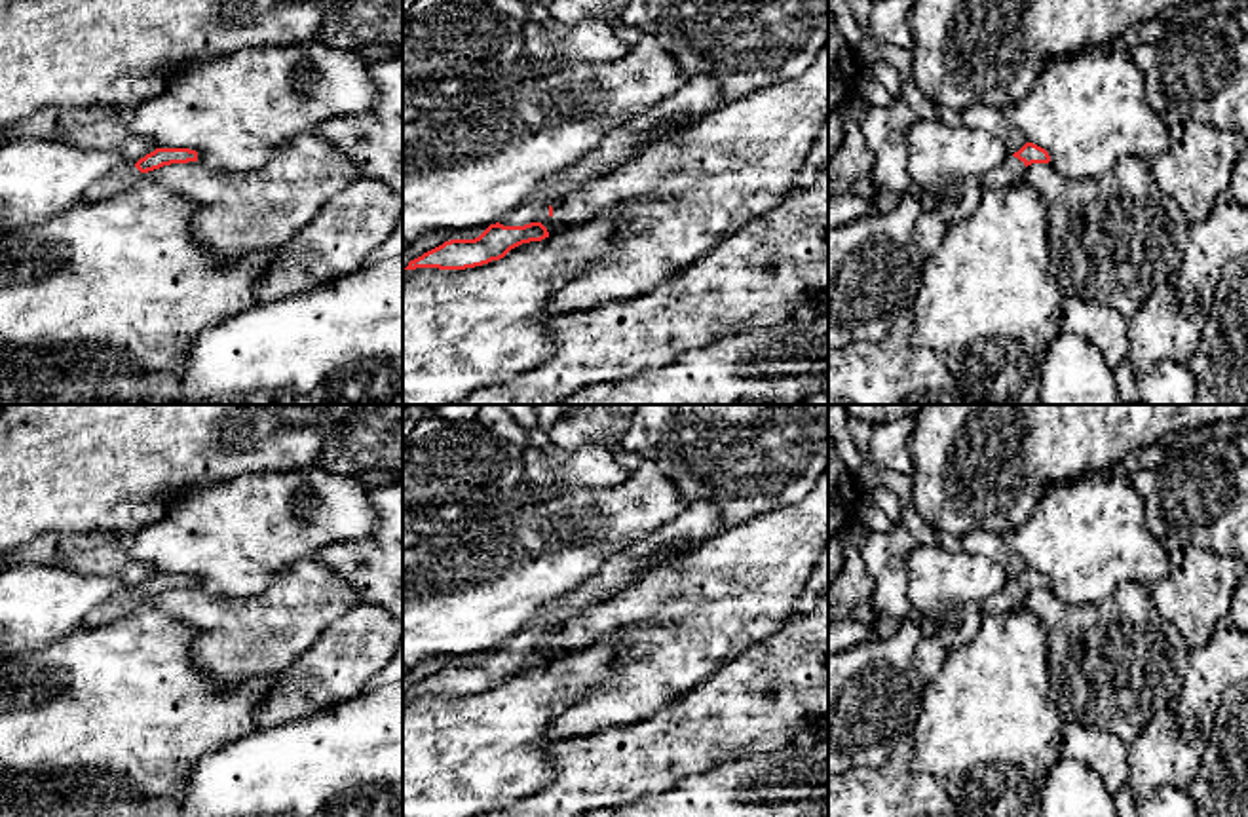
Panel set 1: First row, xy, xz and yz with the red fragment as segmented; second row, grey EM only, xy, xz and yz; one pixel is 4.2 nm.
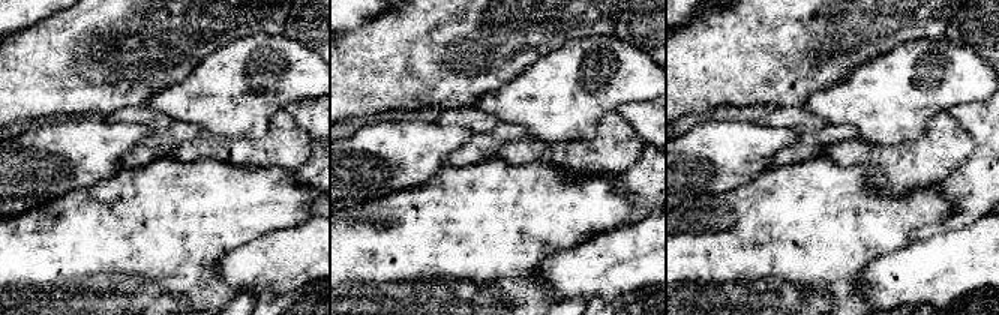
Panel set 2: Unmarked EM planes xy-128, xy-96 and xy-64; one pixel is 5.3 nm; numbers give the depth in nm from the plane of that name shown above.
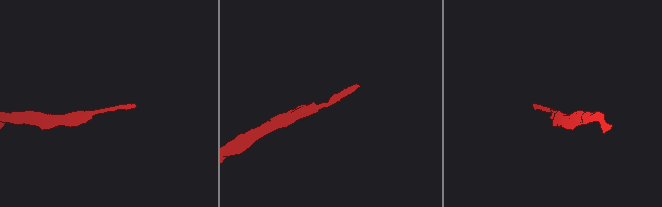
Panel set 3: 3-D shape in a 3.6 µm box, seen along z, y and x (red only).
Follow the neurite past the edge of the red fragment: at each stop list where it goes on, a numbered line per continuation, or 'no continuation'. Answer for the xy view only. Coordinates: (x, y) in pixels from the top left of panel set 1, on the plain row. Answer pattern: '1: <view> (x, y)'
1: xy (126, 603)

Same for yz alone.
1: yz (1009, 599)

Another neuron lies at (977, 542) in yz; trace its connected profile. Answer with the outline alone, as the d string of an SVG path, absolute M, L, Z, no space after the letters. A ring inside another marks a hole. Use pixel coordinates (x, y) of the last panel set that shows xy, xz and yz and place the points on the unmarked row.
M971 530L961 536L961 543L963 551L999 562L1011 580L1018 578L1028 568L1026 562L1003 542L1001 534Z

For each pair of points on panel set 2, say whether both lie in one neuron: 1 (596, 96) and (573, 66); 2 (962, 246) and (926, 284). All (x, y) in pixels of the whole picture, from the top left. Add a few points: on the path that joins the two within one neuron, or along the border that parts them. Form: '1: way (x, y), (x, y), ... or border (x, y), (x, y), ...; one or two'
1: way (588, 89), (581, 81), (581, 74); one
2: way (954, 255), (935, 275); one

